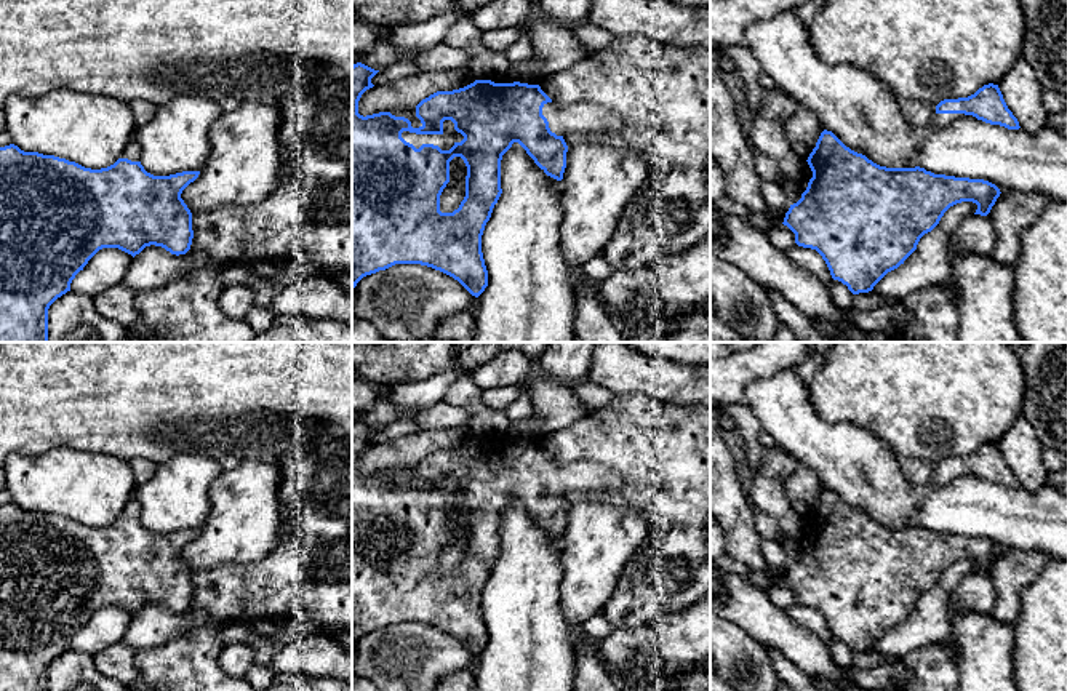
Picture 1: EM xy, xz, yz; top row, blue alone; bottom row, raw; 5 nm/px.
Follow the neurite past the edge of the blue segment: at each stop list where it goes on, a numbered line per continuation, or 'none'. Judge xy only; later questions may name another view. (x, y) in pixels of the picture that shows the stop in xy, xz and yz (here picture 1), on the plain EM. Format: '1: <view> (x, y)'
1: xy (131, 509)

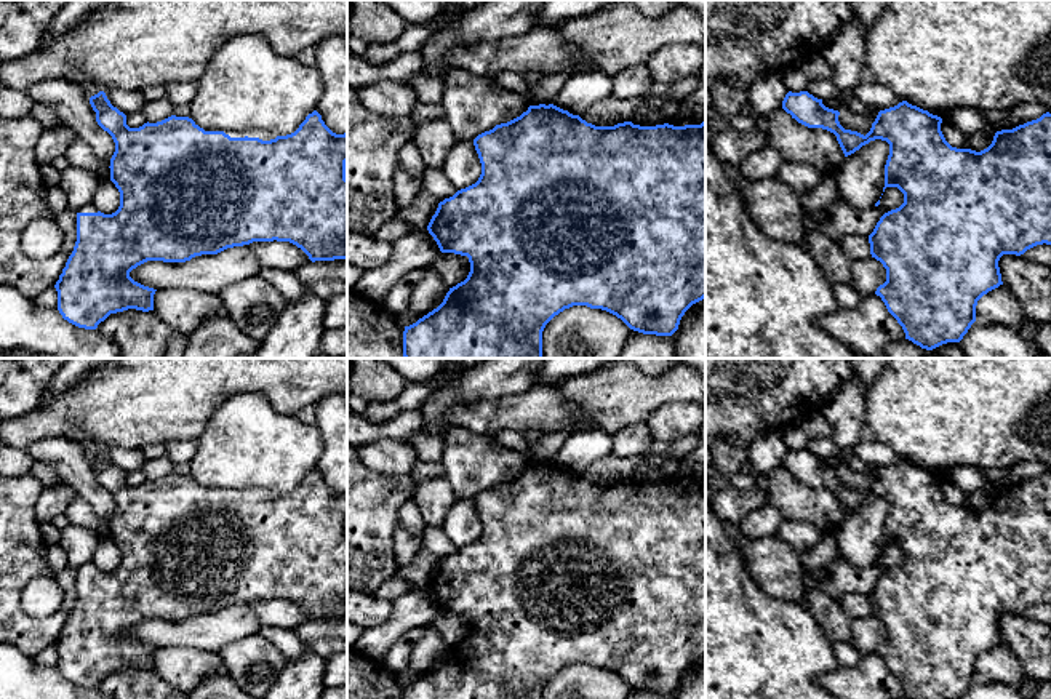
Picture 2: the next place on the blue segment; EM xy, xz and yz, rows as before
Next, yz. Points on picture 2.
none

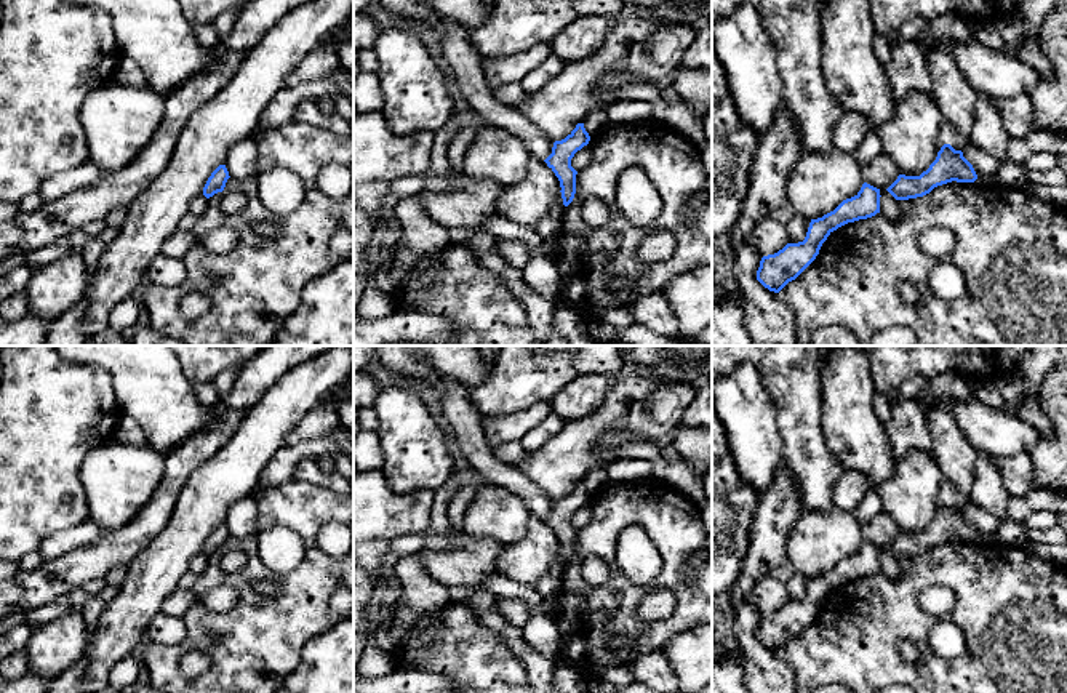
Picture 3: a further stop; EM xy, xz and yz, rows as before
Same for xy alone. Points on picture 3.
none

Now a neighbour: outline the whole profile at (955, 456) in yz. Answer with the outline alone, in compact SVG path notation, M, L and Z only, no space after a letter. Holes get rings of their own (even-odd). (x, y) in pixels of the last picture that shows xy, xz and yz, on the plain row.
M942 403L926 408L933 455L941 469L937 503L963 506L974 483L977 450L966 440L957 416Z

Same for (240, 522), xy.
M253 496L235 501L227 512L226 527L234 538L245 538L256 531L258 504Z

